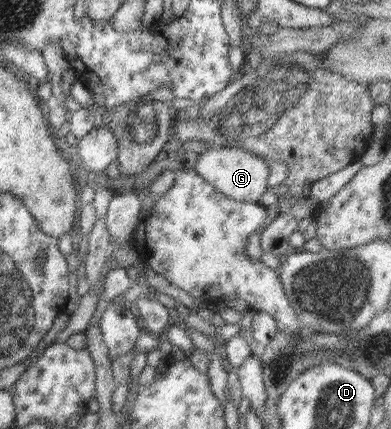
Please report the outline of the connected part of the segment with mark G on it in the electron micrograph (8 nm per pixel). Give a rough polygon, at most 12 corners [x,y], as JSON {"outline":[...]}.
{"outline":[[209,146],[195,172],[220,193],[259,204],[265,158]]}

